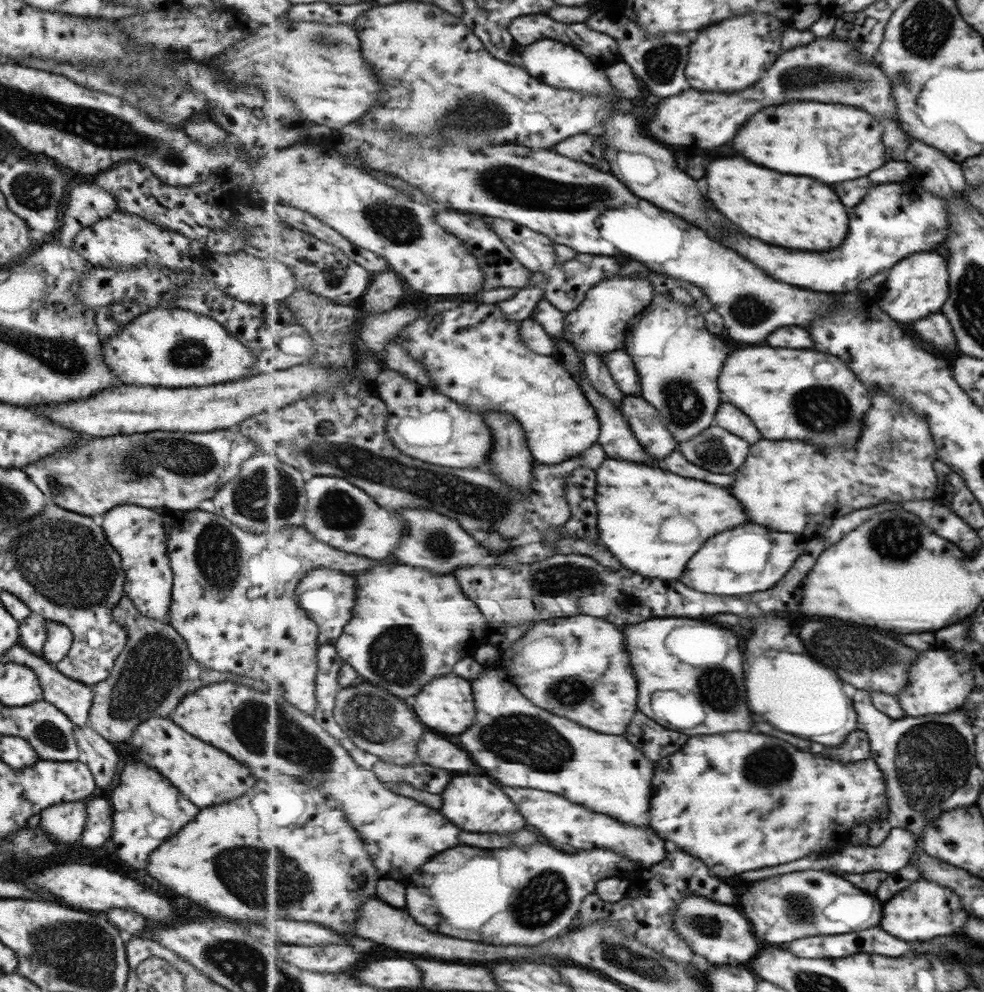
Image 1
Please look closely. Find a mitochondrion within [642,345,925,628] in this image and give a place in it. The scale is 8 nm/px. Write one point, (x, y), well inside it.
(824, 411)

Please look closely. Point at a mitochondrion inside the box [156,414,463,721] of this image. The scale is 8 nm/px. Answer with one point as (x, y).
(218, 554)

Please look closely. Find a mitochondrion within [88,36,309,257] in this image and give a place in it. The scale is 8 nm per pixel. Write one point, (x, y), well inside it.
(160, 101)

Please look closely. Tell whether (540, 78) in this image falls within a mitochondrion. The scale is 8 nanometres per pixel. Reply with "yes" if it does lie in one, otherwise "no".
no

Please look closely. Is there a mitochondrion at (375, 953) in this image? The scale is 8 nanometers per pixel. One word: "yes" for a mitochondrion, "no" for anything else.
no

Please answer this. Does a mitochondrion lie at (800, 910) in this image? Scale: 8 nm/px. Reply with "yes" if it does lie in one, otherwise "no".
yes

